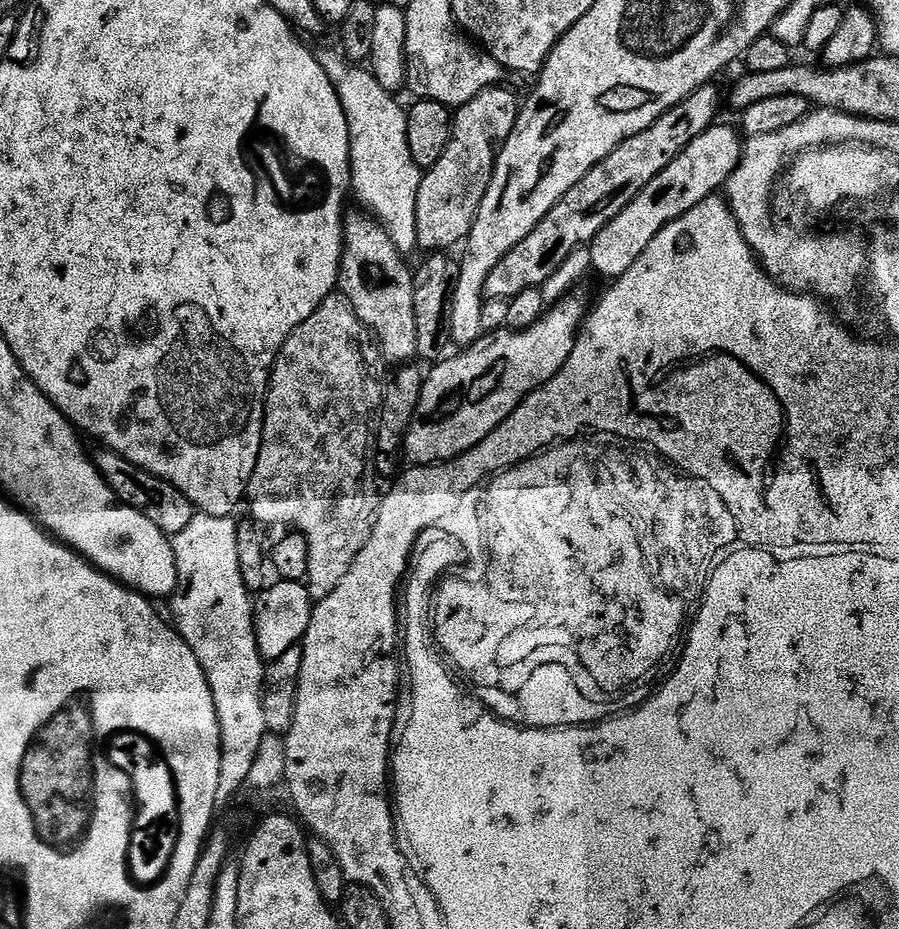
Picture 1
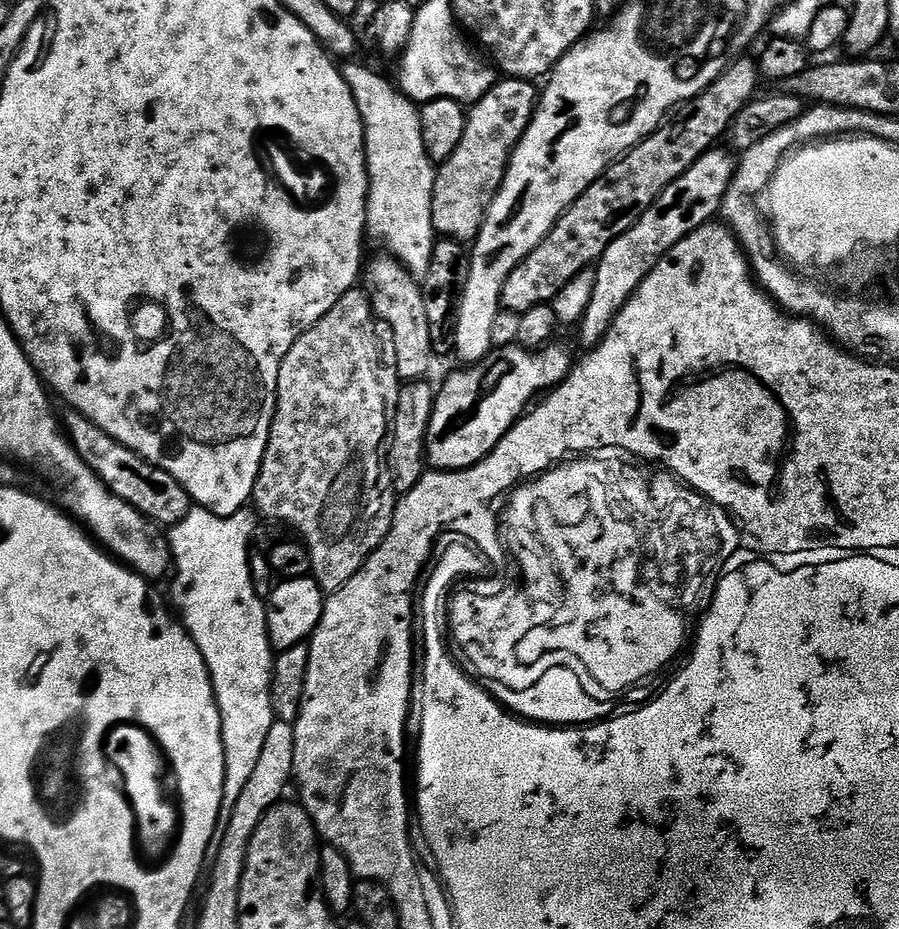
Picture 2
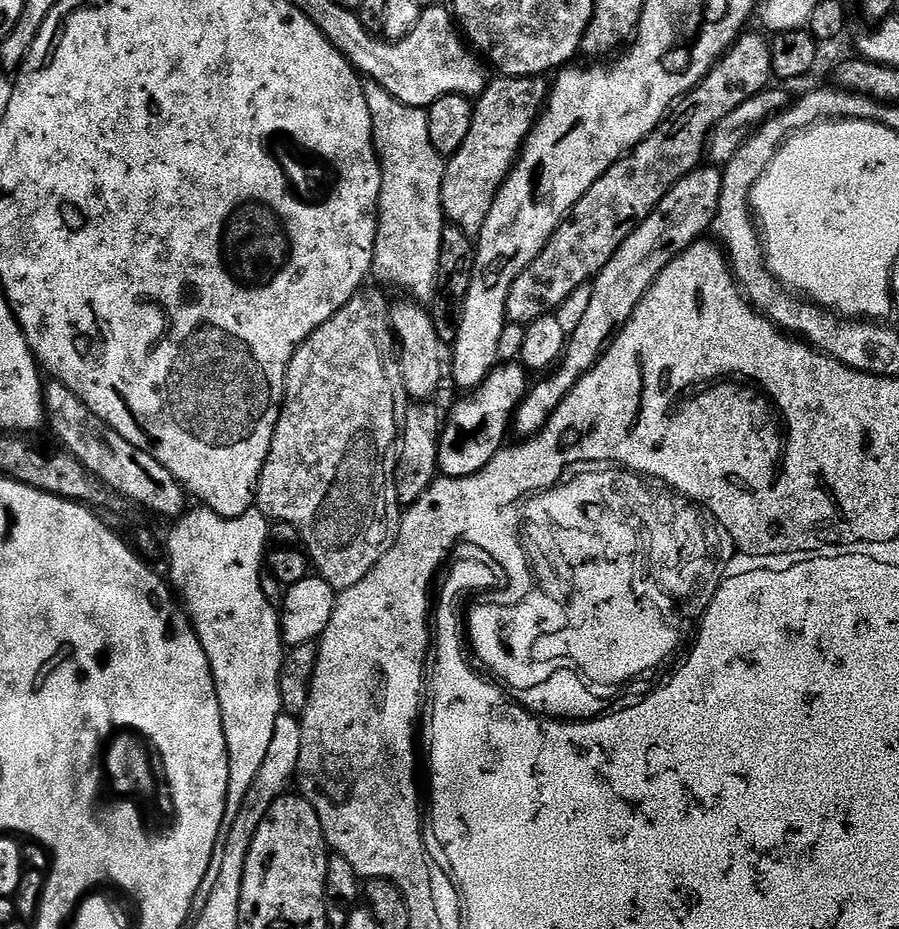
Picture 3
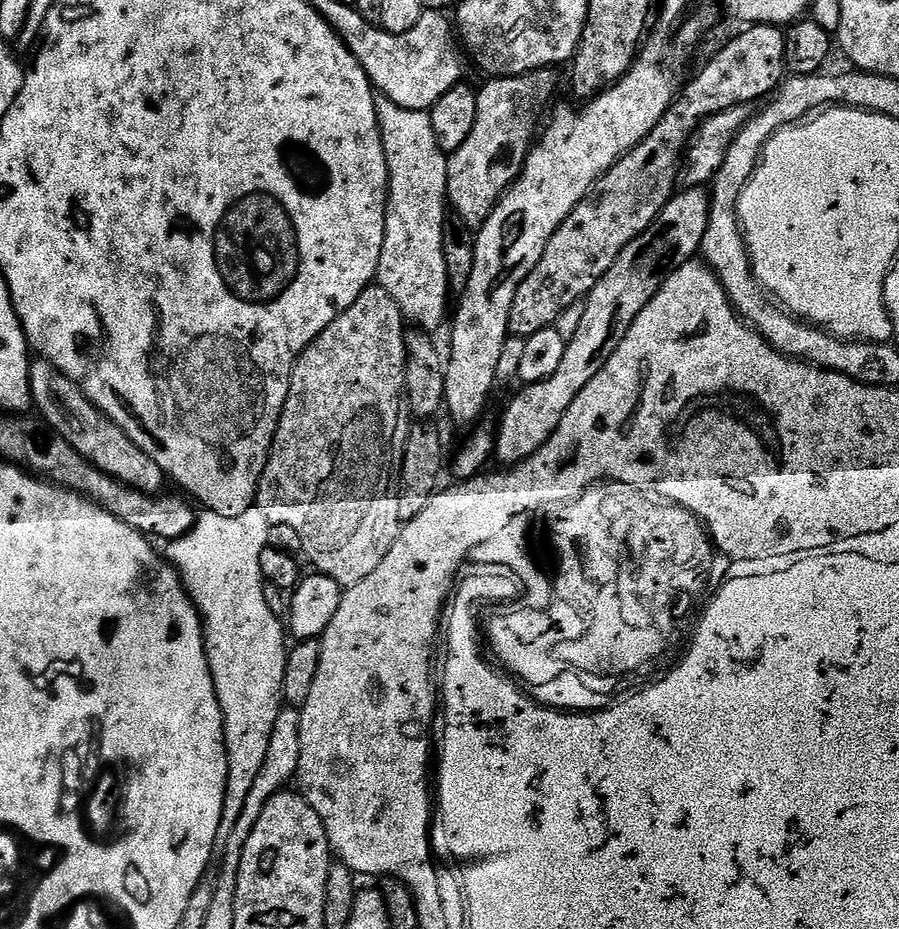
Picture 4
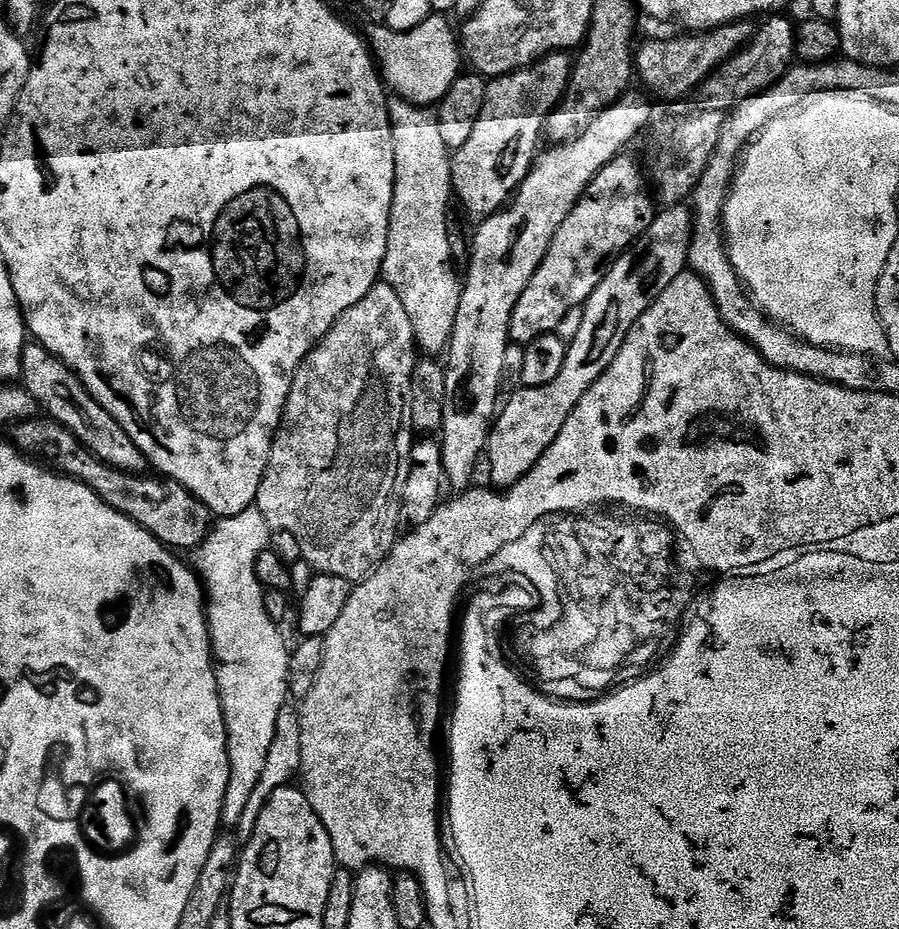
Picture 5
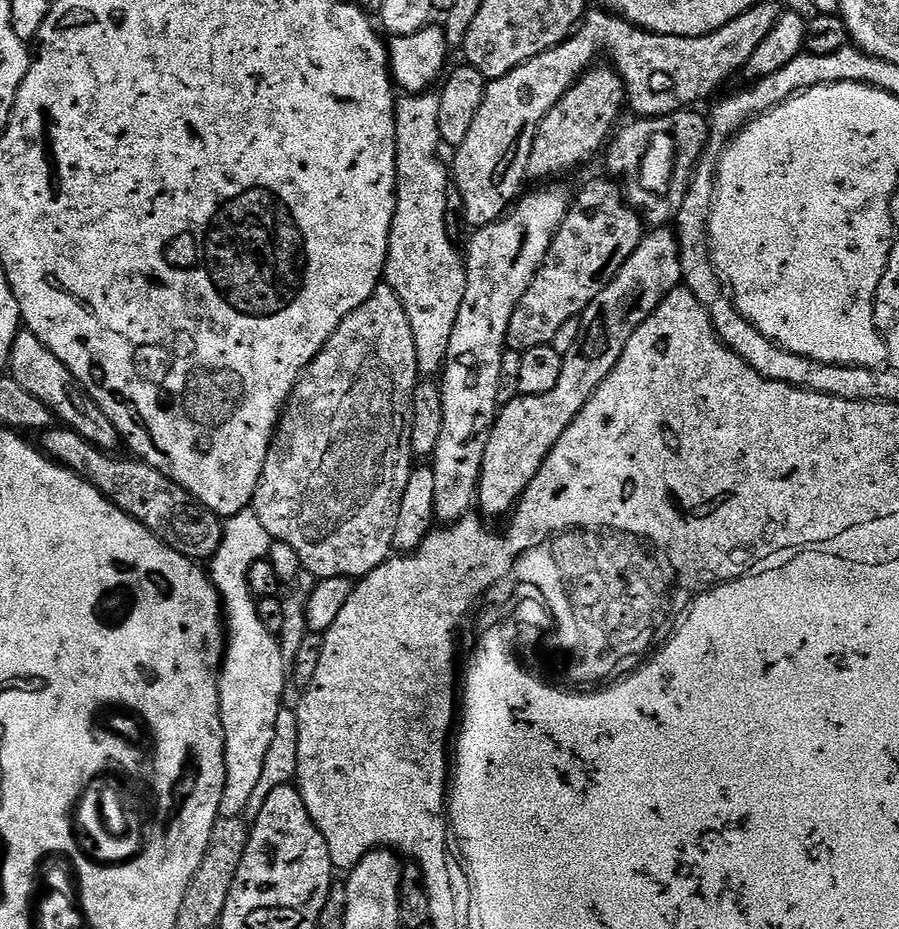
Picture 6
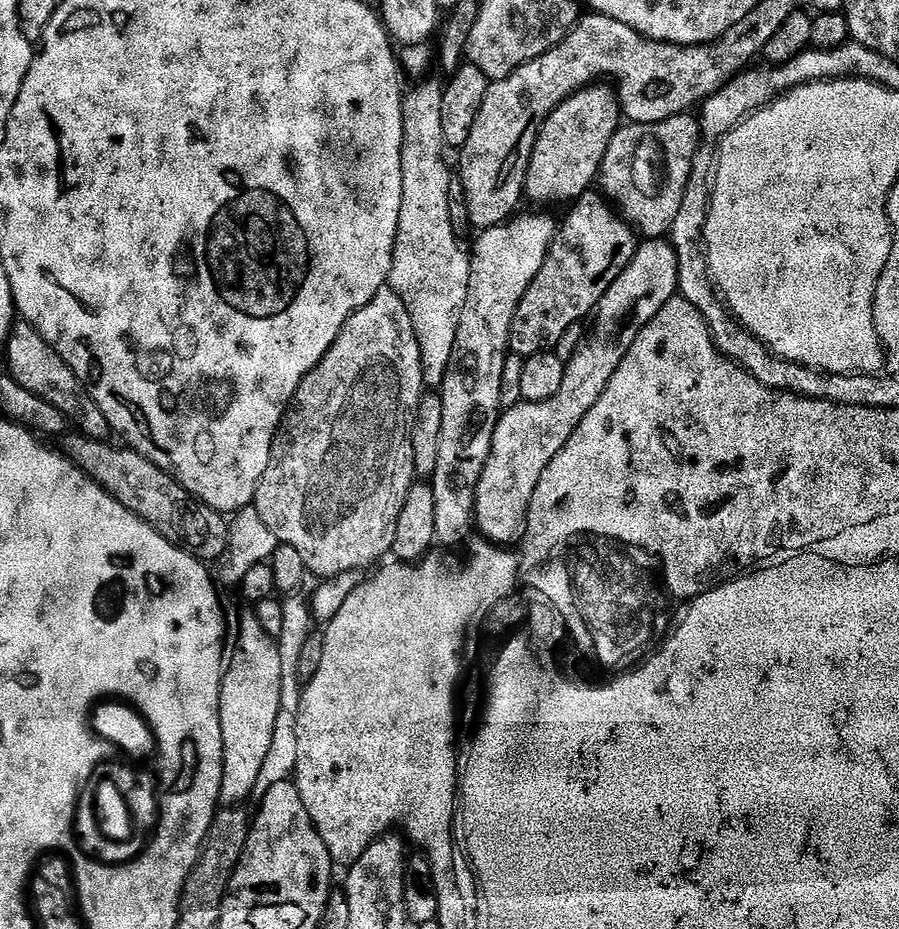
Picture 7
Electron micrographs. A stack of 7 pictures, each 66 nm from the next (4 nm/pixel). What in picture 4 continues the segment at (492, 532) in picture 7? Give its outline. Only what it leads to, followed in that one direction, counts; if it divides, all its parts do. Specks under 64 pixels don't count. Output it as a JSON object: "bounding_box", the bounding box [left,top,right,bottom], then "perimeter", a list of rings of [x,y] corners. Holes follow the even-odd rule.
{"bounding_box":[494,187,709,465],"perimeter":[[[685,187],[683,190],[677,191],[672,200],[666,202],[666,206],[658,214],[658,218],[654,218],[652,225],[641,236],[634,238],[634,242],[630,242],[630,246],[626,246],[626,250],[622,250],[618,262],[614,262],[614,266],[610,266],[608,273],[596,283],[594,290],[589,292],[583,301],[582,322],[578,322],[578,330],[574,330],[574,334],[567,337],[566,354],[562,354],[562,362],[558,366],[558,371],[555,374],[550,374],[550,378],[546,378],[542,382],[523,385],[519,389],[521,392],[509,402],[508,409],[505,410],[504,417],[500,420],[500,429],[496,428],[494,432],[494,456],[496,460],[497,458],[501,460],[501,465],[520,464],[526,458],[533,456],[548,441],[550,434],[554,434],[554,430],[558,430],[558,422],[562,422],[566,410],[570,410],[570,402],[574,402],[574,398],[578,398],[578,394],[582,394],[582,390],[586,390],[586,382],[590,382],[590,378],[594,378],[594,374],[598,374],[598,370],[602,370],[602,366],[608,361],[610,354],[614,354],[614,350],[618,350],[618,342],[622,342],[622,338],[626,338],[626,330],[630,330],[634,318],[638,318],[638,314],[642,314],[646,302],[650,302],[650,298],[654,298],[654,294],[658,294],[666,277],[675,268],[682,266],[699,253],[700,243],[706,234],[708,225],[709,203],[709,193],[703,187]]]}

